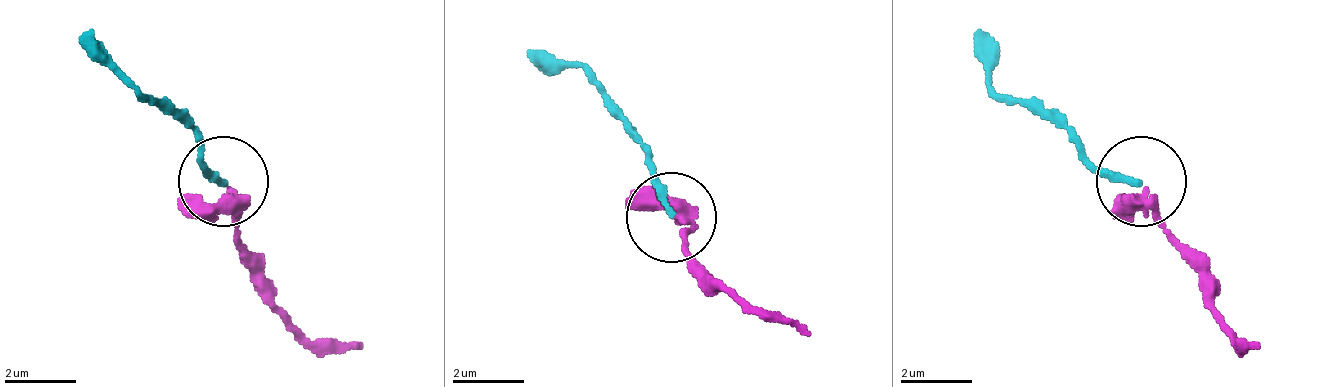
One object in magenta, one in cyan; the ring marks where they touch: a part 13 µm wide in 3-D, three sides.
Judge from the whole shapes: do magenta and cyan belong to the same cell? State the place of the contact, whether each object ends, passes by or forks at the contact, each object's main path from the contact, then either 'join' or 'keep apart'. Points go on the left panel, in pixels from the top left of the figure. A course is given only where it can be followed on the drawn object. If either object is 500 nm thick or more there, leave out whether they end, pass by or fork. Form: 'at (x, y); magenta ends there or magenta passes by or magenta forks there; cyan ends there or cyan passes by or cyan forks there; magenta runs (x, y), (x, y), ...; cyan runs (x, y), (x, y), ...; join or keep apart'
at (223, 181); magenta passes by; cyan ends there; magenta runs (230, 188), (230, 215), (275, 305), (311, 341), (365, 350); cyan runs (221, 179), (185, 125), (149, 107), (77, 35); join

